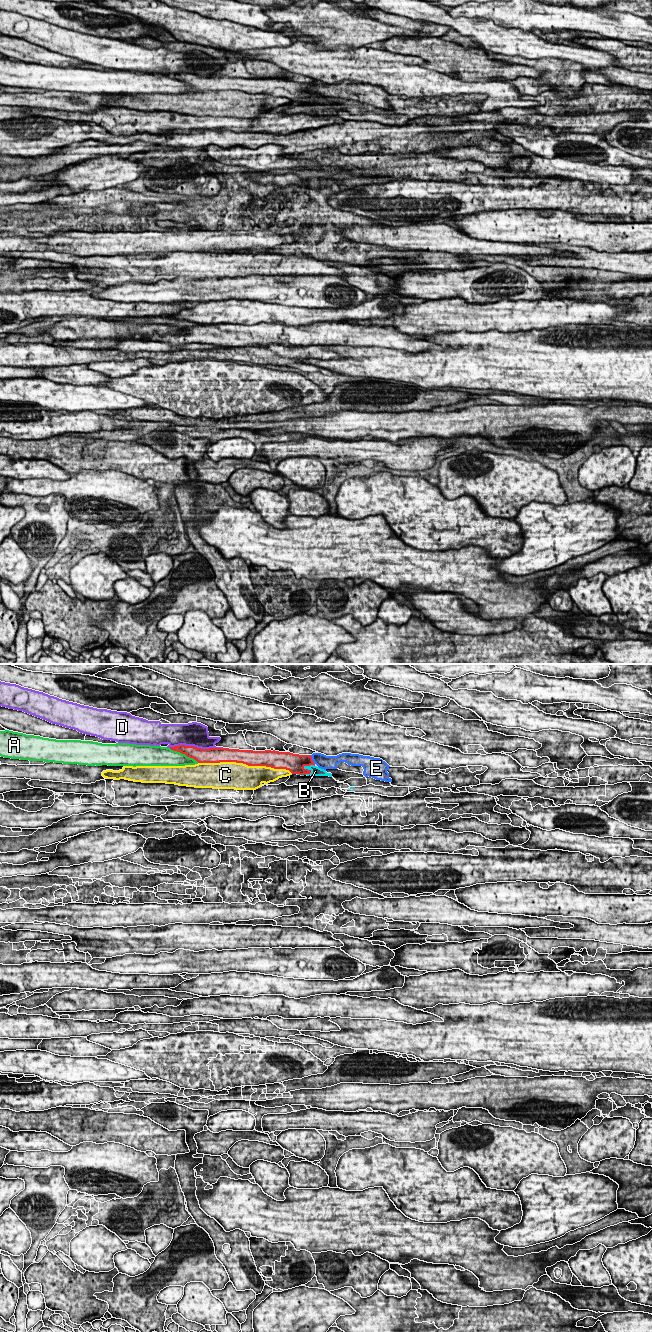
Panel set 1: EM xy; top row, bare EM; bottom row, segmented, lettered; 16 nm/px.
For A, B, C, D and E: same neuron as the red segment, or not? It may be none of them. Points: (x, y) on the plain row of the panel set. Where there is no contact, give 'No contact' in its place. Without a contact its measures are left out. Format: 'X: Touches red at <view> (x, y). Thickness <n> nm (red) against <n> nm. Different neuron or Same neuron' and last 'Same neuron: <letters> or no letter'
A: Touches red at xy (184, 81). Thickness 220 nm (red) against 260 nm. Different neuron
B: Touches red at xy (305, 97). Thickness 300 nm (red) against 160 nm. Different neuron
C: Touches red at xy (245, 91). Thickness 260 nm (red) against 440 nm. Different neuron
D: Touches red at xy (196, 75). Thickness 220 nm (red) against 380 nm. Different neuron
E: Touches red at xy (311, 87). Thickness 280 nm (red) against 220 nm. Different neuron
Same neuron: no letter

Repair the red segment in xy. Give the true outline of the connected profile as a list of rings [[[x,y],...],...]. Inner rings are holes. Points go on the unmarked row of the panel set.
[[[185,73],[170,75],[170,77],[185,82],[198,91],[236,90],[248,94],[266,94],[274,97],[286,97],[292,102],[299,103],[311,101],[311,98],[304,96],[305,94],[315,94],[312,85],[309,83],[299,83],[275,78],[253,79],[229,76],[201,77]]]

